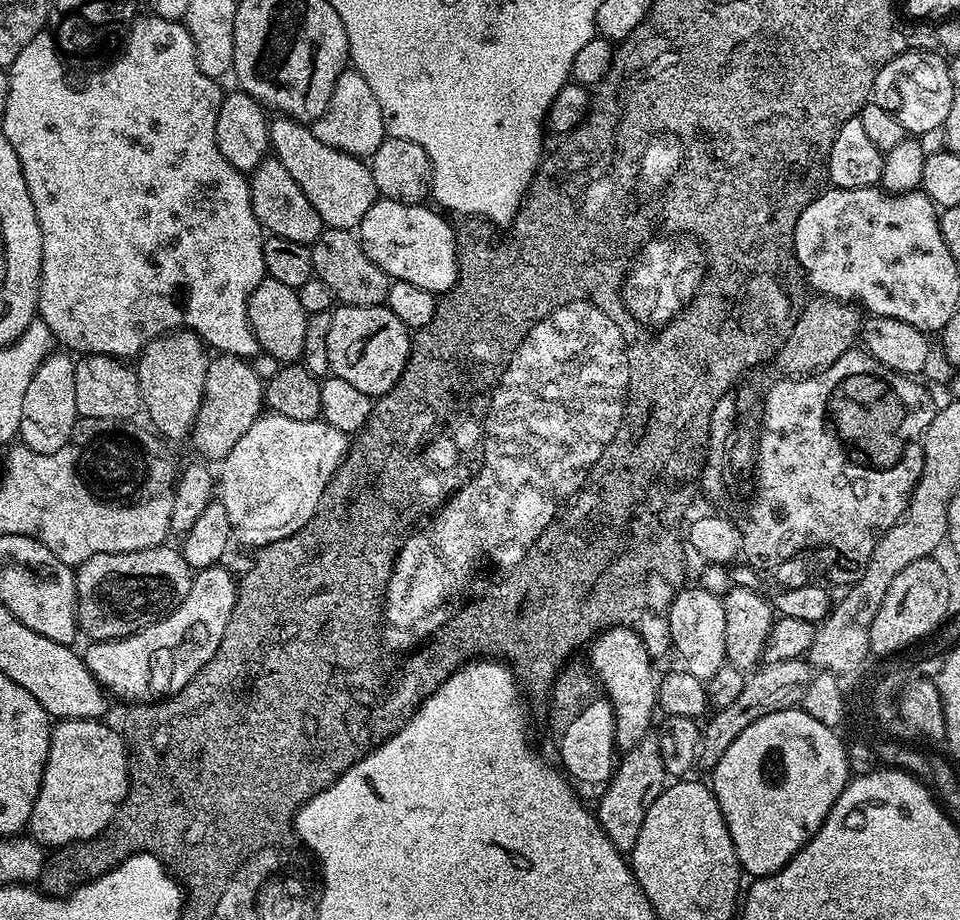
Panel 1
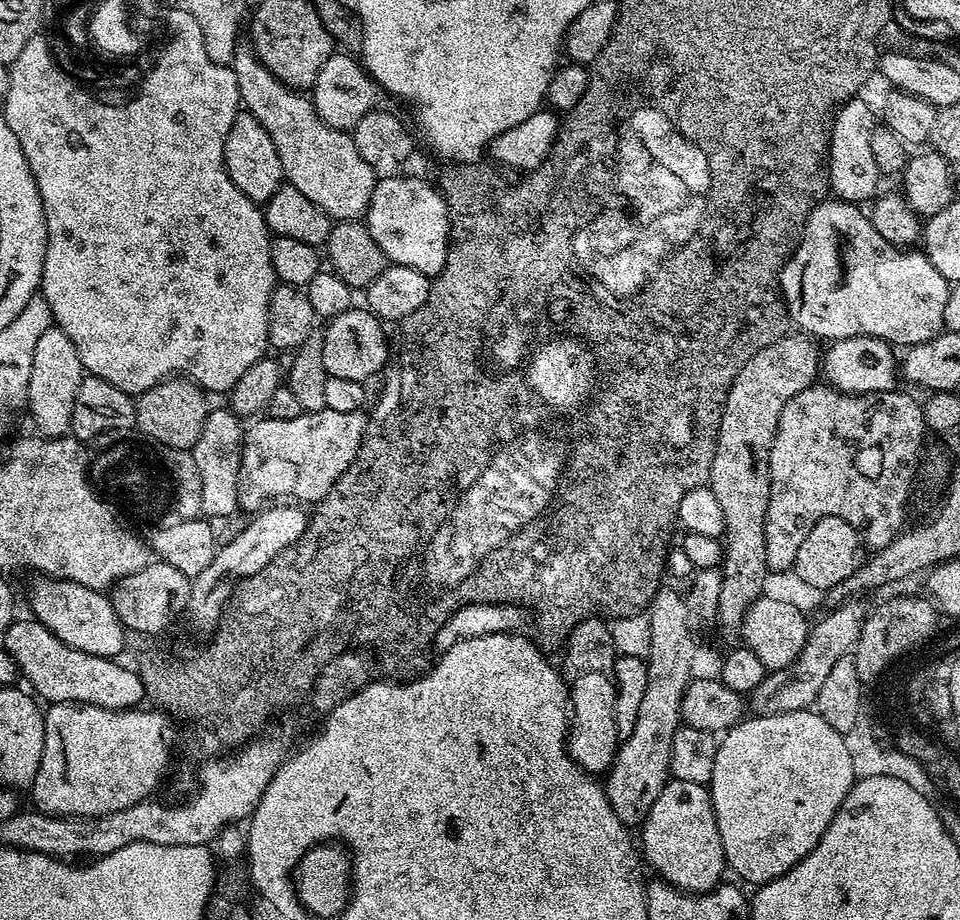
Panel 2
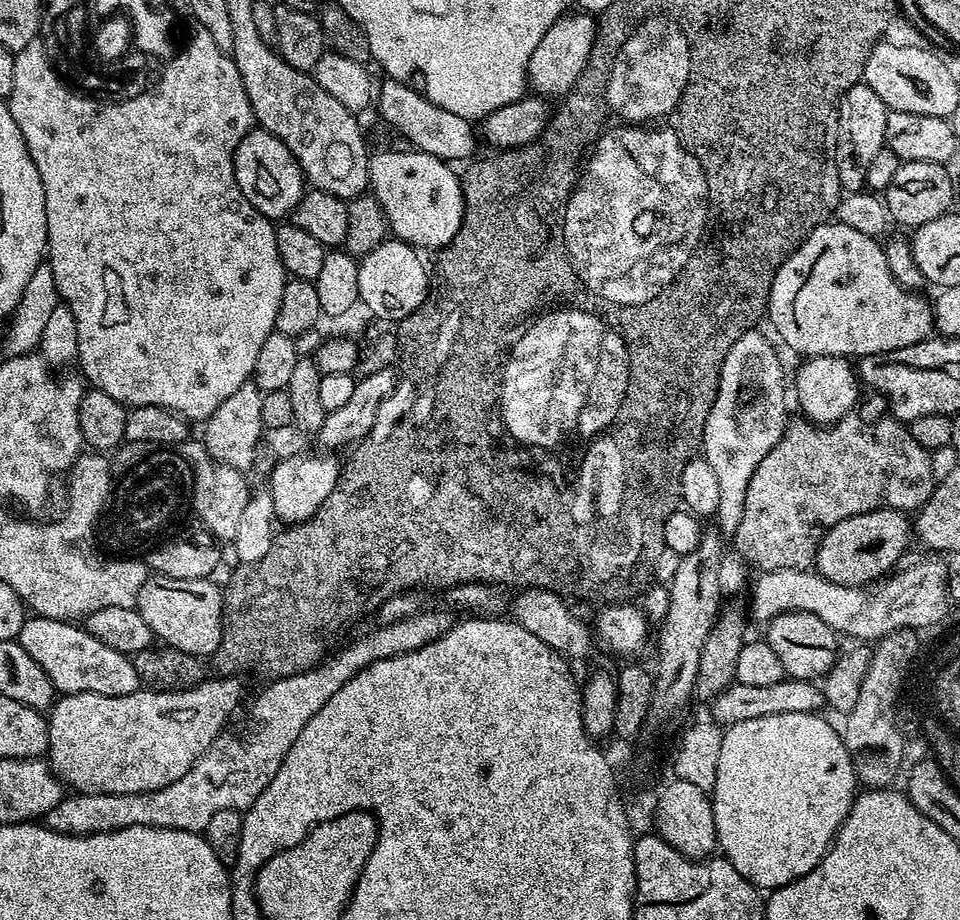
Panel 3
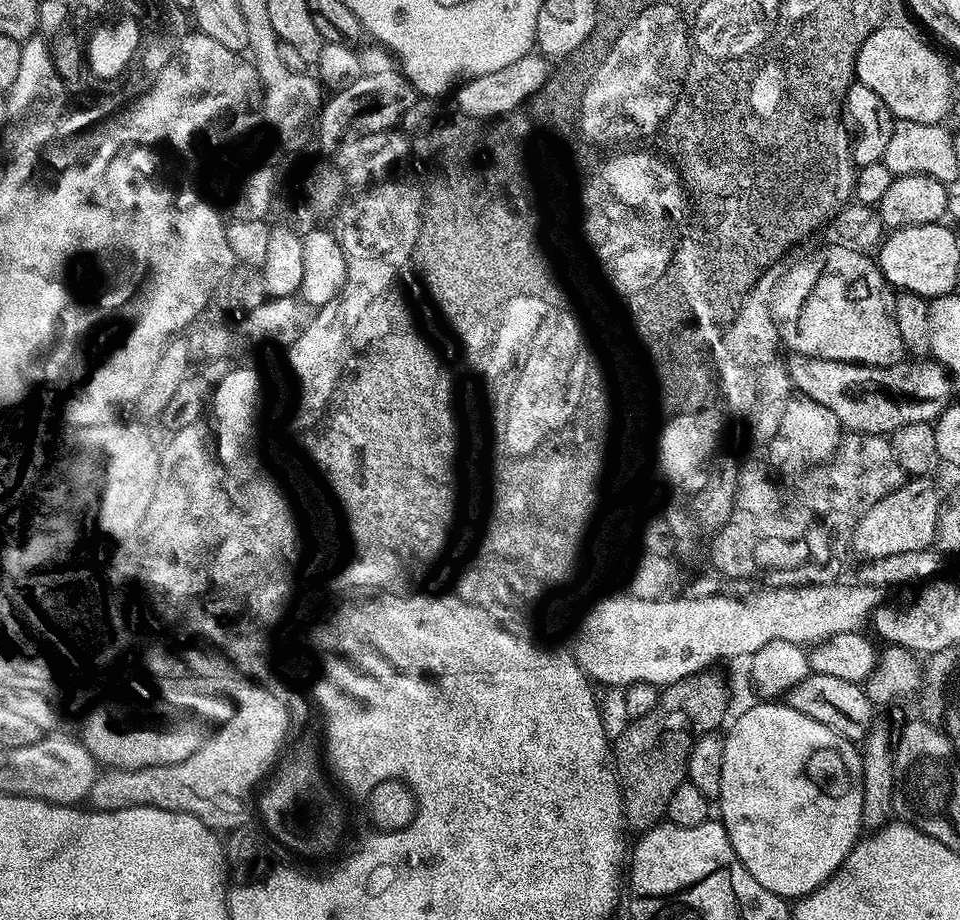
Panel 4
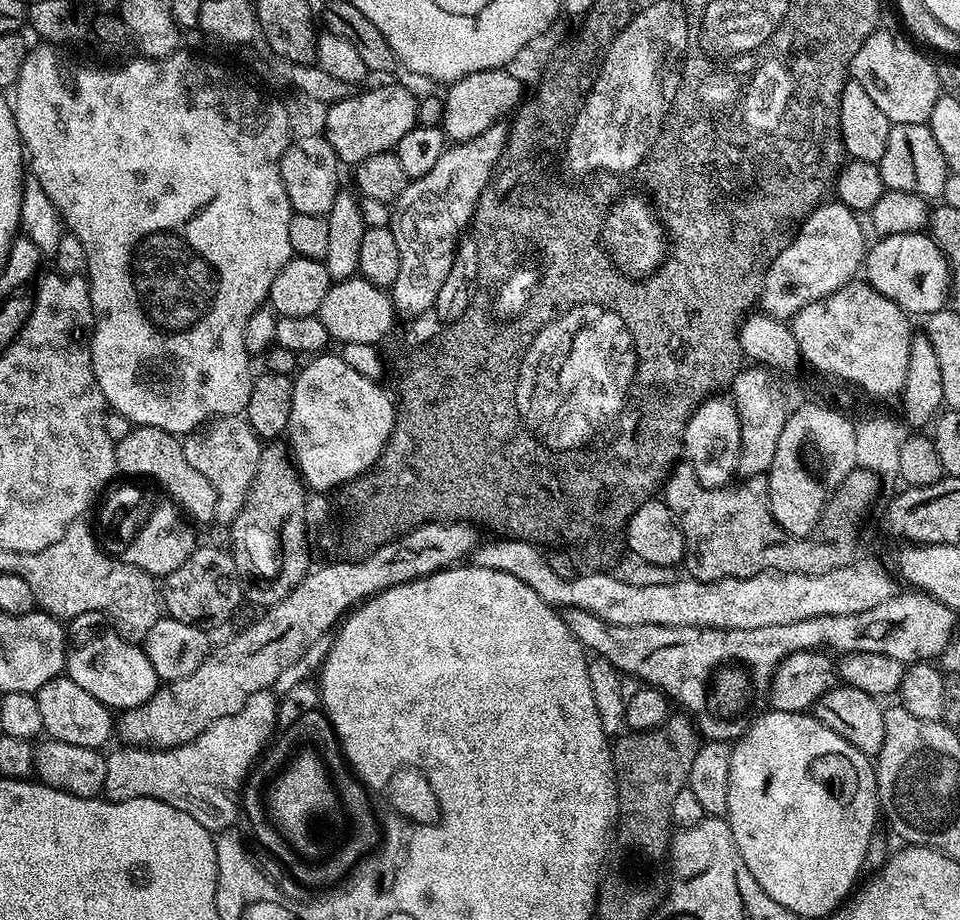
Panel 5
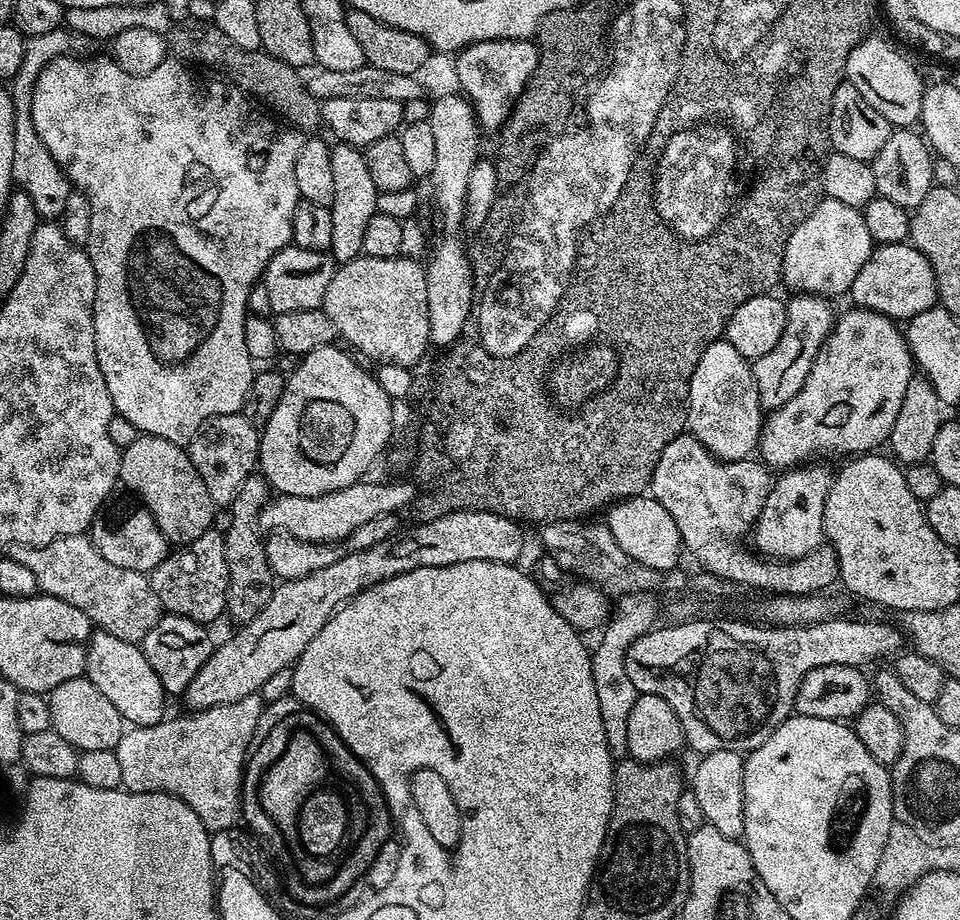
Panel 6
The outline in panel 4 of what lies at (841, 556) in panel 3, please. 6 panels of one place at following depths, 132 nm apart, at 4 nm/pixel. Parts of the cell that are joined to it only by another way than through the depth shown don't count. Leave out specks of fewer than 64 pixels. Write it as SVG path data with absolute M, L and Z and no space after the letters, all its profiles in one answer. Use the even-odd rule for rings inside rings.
M928 478L909 479L903 486L882 498L880 502L875 502L874 506L862 515L861 520L850 532L851 551L853 553L856 551L861 556L861 561L871 562L890 558L892 554L910 554L910 550L931 549L935 545L942 496L936 493L936 488L930 481L932 480Z

